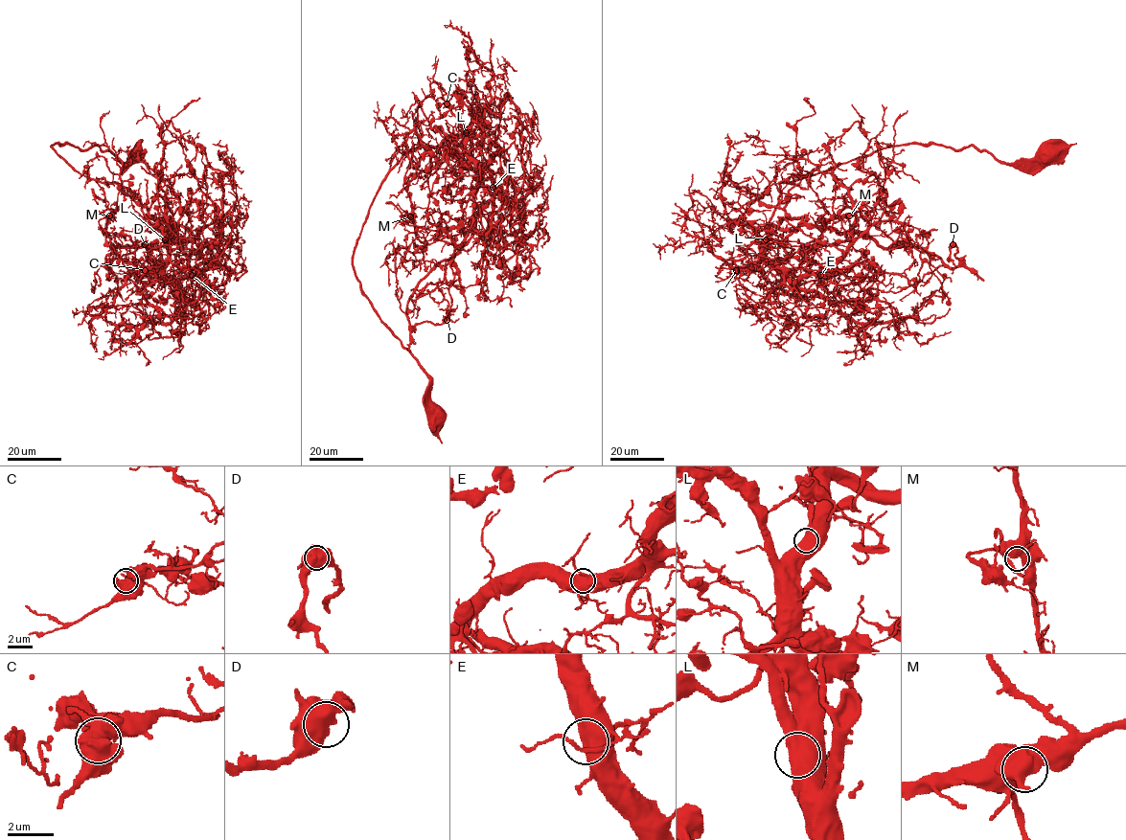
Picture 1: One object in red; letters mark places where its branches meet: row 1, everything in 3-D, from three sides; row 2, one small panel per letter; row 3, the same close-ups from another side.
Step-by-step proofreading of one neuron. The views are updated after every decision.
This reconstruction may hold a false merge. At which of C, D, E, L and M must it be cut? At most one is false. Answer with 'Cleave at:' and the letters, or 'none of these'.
Cleave at: none of these

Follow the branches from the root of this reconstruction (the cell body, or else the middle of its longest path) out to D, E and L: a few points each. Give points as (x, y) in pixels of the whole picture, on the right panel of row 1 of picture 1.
D: (1048, 154), (1009, 165), (972, 146), (888, 146), (780, 182), (768, 222), (865, 232), (956, 267), (953, 244)
E: (1048, 154), (1009, 165), (972, 146), (903, 144), (780, 182), (764, 258), (792, 283), (820, 275)
L: (1048, 154), (1009, 165), (972, 146), (882, 147), (780, 182), (766, 239)

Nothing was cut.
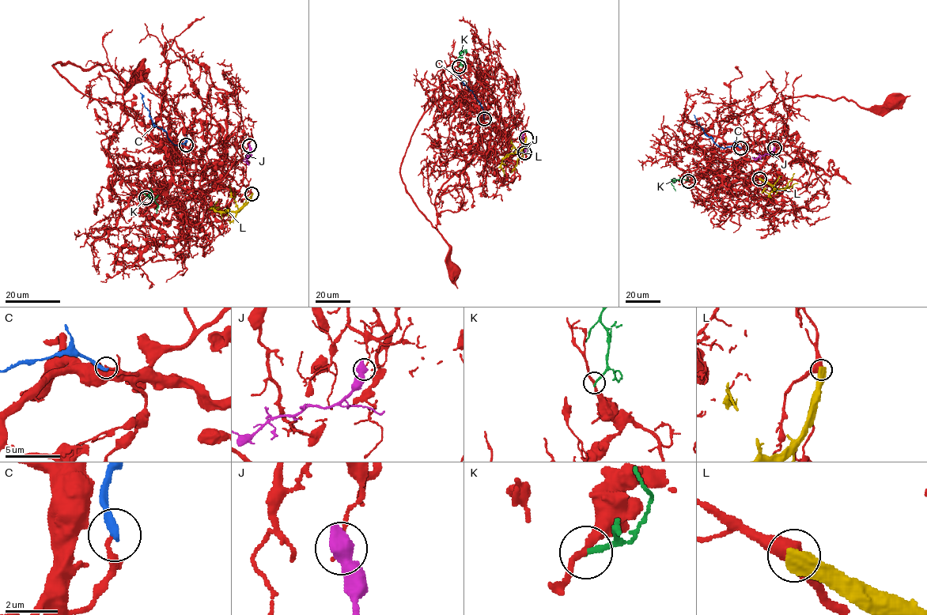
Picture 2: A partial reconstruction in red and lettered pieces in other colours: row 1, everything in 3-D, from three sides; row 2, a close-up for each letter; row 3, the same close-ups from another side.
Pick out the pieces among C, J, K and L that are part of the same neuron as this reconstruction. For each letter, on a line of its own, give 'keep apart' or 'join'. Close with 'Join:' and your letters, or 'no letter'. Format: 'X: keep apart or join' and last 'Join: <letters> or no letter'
C: keep apart
J: keep apart
K: keep apart
L: keep apart
Join: no letter

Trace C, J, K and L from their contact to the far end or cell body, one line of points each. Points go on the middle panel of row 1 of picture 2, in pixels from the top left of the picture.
C: (484, 119), (484, 111), (479, 102), (455, 72)
J: (524, 152), (526, 147), (520, 130)
K: (459, 66), (459, 55), (464, 50), (466, 53)
L: (526, 137), (524, 146), (520, 151), (510, 153), (501, 161), (501, 167), (505, 175)

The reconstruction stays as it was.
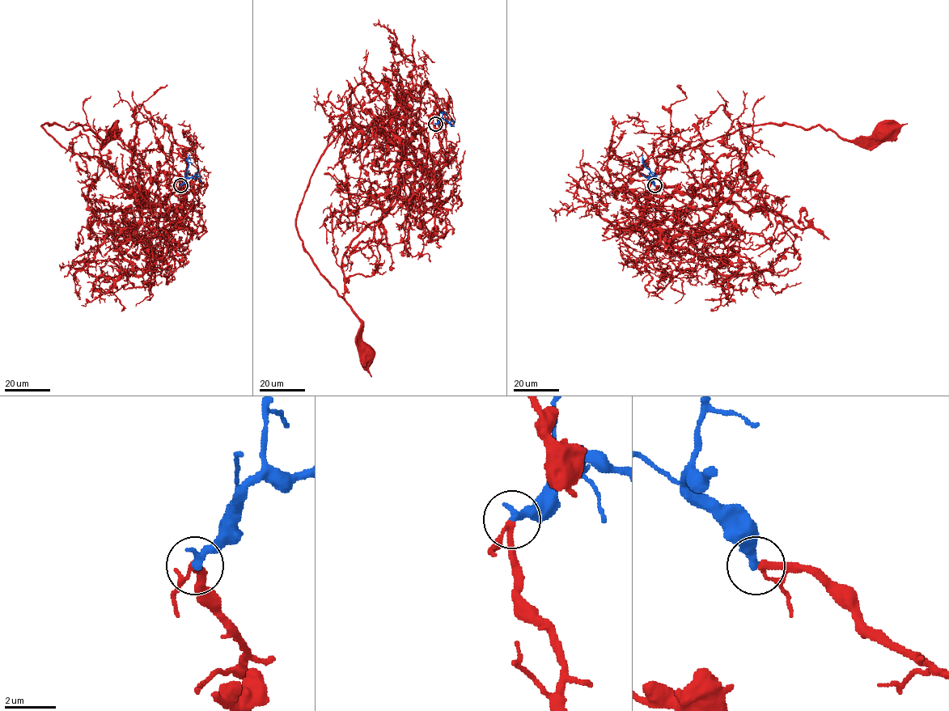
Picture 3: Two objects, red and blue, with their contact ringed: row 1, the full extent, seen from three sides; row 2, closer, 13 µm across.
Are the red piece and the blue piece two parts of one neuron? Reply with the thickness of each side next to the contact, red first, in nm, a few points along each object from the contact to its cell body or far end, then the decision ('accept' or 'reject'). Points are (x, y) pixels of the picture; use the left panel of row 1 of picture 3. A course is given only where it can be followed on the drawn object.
200/360 nm | red via (180, 185), (183, 220), (143, 241), (117, 171), (41, 125), (106, 142), (115, 133) | blue via (180, 185), (186, 178), (189, 154) | accept

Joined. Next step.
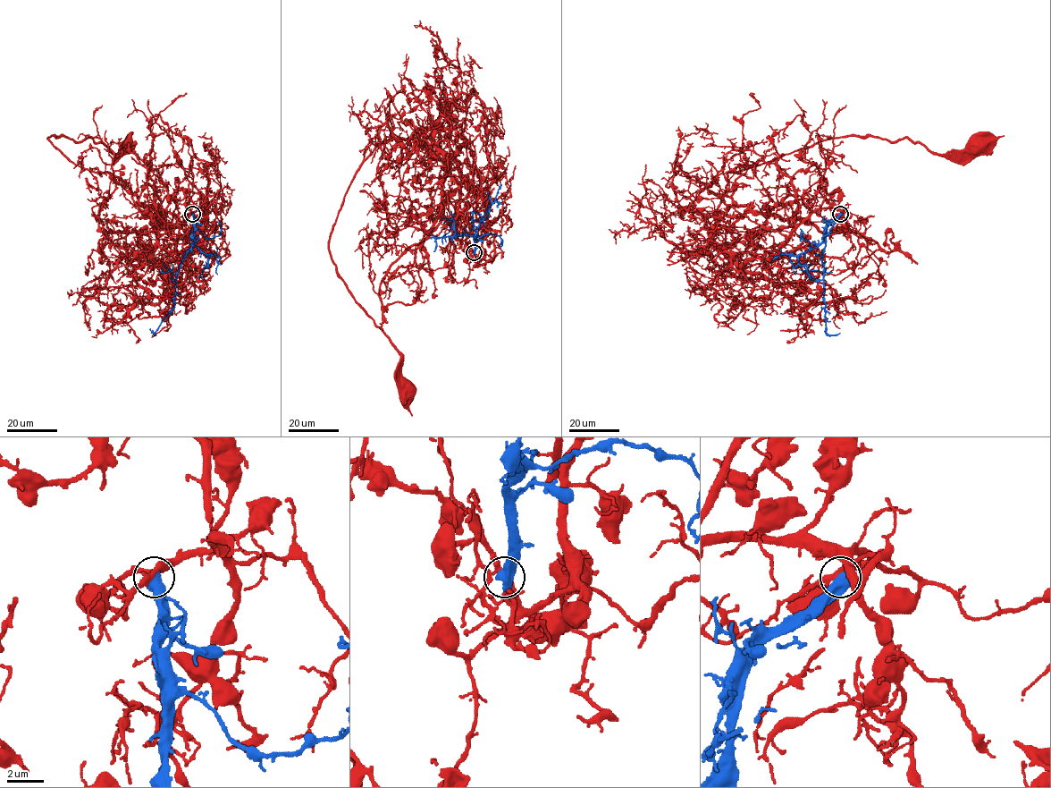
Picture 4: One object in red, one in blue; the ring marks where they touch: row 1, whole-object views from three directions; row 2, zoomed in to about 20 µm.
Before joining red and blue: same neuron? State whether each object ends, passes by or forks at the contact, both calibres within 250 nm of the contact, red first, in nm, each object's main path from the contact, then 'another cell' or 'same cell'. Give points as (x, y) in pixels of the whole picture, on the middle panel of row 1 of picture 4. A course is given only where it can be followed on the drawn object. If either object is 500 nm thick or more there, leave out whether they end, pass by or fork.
320/800 nm | red via (474, 252), (485, 199), (437, 145), (437, 124), (381, 143), (329, 251), (410, 389) | blue via (474, 252), (475, 237), (464, 233), (437, 237), (433, 251) | another cell

